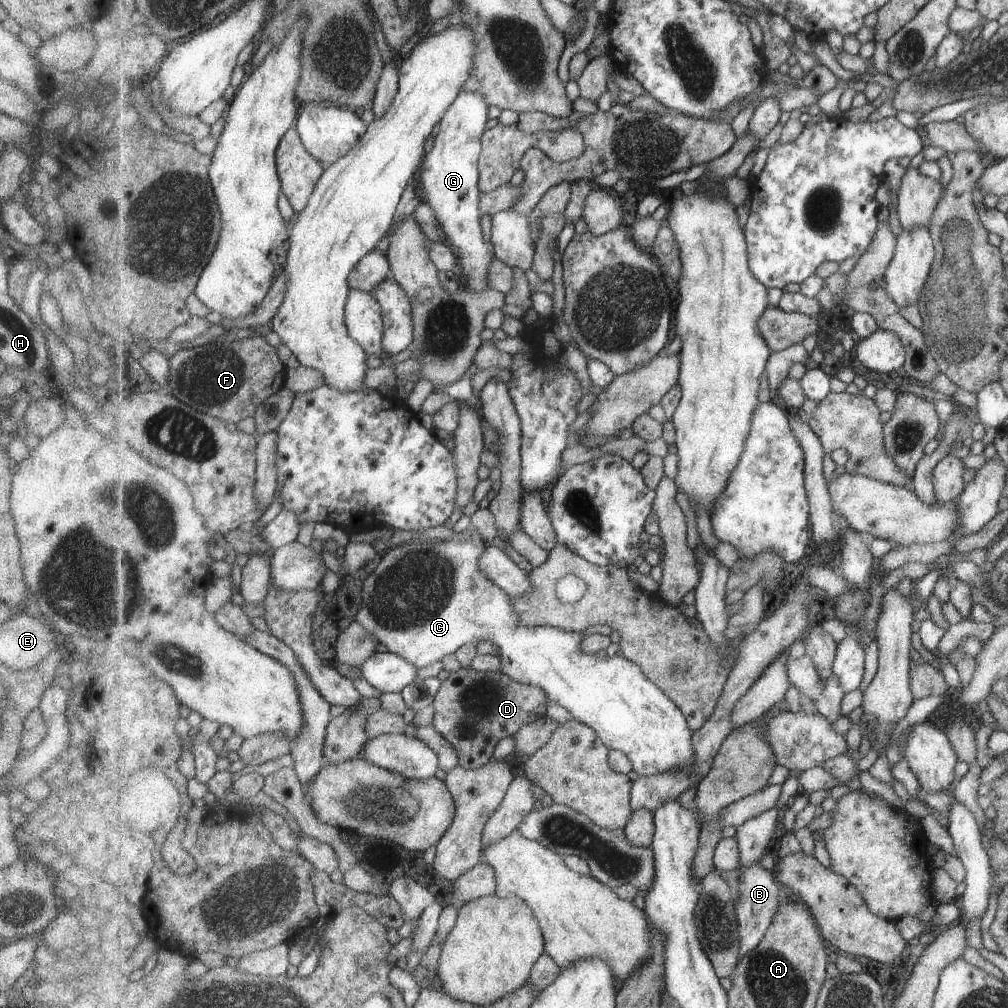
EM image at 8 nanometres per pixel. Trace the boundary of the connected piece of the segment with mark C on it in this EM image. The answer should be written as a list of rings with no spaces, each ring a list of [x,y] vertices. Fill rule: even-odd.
[[[475,532],[475,536],[465,541],[456,540],[455,536],[449,540],[411,540],[386,550],[376,569],[364,580],[363,606],[357,614],[357,621],[374,633],[391,653],[405,657],[417,668],[439,662],[443,656],[454,654],[461,646],[471,644],[474,640],[489,640],[499,648],[500,672],[521,684],[543,688],[553,703],[569,710],[576,721],[593,728],[610,749],[627,754],[639,776],[658,775],[695,766],[694,731],[676,701],[649,680],[640,665],[624,655],[599,659],[591,652],[583,652],[581,642],[588,637],[583,632],[549,625],[524,624],[513,604],[513,597],[485,576],[480,568],[481,556],[487,547],[484,538]]]

